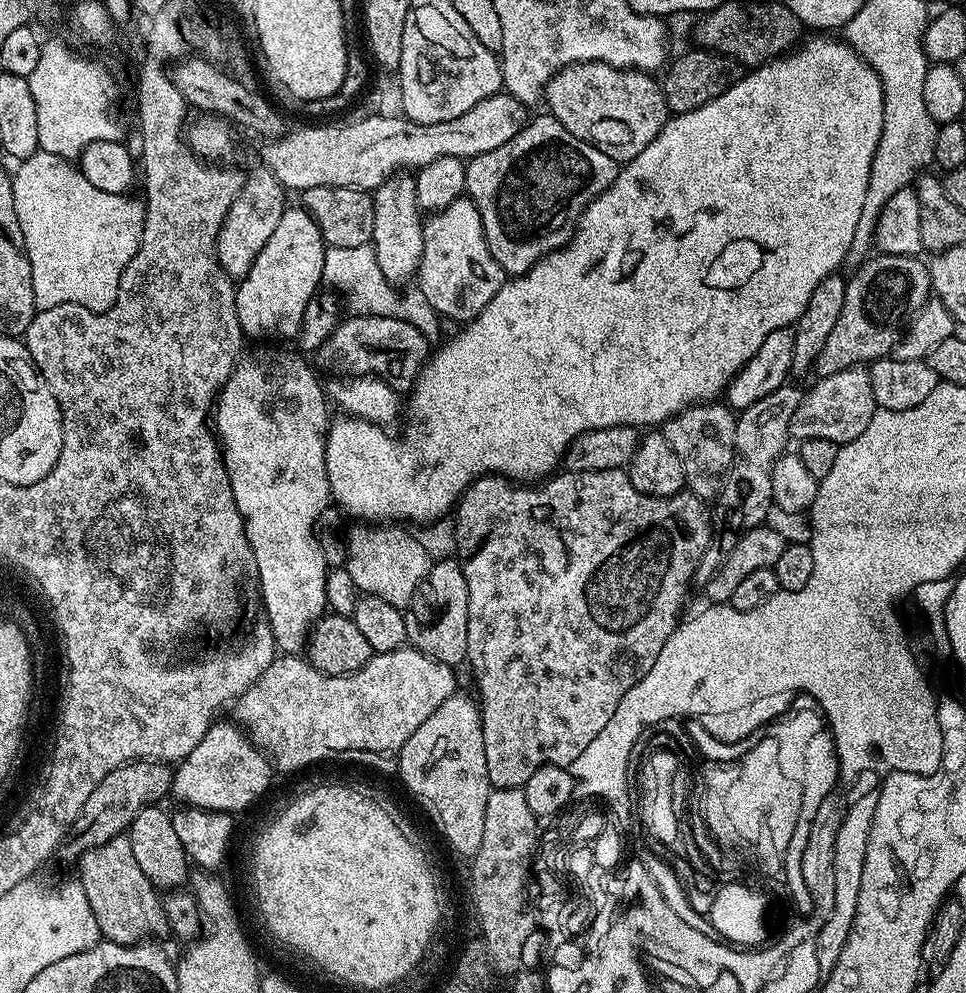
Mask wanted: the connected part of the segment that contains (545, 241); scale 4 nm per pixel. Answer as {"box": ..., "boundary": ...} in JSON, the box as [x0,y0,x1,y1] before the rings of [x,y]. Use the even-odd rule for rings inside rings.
{"box":[464,114,618,277],"boundary":[[[551,114],[543,115],[537,120],[529,119],[524,128],[518,130],[510,142],[498,146],[498,150],[486,150],[486,154],[478,154],[464,165],[467,199],[474,202],[482,218],[486,246],[494,262],[498,262],[500,269],[509,277],[524,275],[543,256],[561,247],[560,231],[571,220],[572,223],[579,221],[586,206],[611,186],[618,171],[618,162],[610,158],[610,154],[602,154],[602,150],[574,138],[574,134],[570,134],[570,130],[566,130],[566,126]]]}

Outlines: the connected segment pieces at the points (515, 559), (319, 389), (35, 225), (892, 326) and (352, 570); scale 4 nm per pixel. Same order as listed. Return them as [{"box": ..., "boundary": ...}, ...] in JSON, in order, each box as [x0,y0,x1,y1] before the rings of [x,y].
[{"box":[454,468,712,789],"boundary":[[[615,468],[589,472],[564,470],[545,479],[539,486],[521,486],[506,476],[495,474],[478,476],[460,497],[454,508],[455,514],[455,555],[462,561],[469,594],[466,664],[472,667],[472,676],[480,691],[478,707],[482,722],[482,746],[486,746],[486,774],[493,788],[523,789],[524,783],[530,774],[534,774],[534,770],[538,770],[538,766],[571,766],[574,758],[578,758],[578,754],[582,754],[582,750],[598,738],[606,722],[610,722],[614,710],[618,710],[618,702],[622,702],[624,695],[647,674],[650,666],[654,666],[658,654],[662,654],[662,646],[666,646],[670,634],[674,634],[681,623],[680,611],[684,608],[688,587],[693,587],[698,562],[712,541],[712,512],[705,501],[687,490],[678,491],[673,496],[648,496],[635,488],[624,468]]]},{"box":[214,346,332,654],"boundary":[[[256,346],[252,353],[245,355],[237,363],[235,370],[230,374],[230,378],[220,389],[214,405],[214,432],[222,445],[222,459],[224,468],[228,472],[228,480],[232,483],[234,492],[234,502],[236,509],[240,511],[240,517],[244,520],[244,537],[248,540],[251,563],[256,563],[256,576],[260,579],[260,596],[264,599],[264,612],[268,629],[274,634],[277,649],[284,654],[300,654],[305,651],[308,643],[308,634],[312,630],[313,624],[325,615],[328,608],[326,598],[326,578],[329,574],[329,566],[326,558],[320,549],[320,542],[316,535],[316,519],[326,511],[330,504],[332,491],[330,482],[326,474],[326,438],[328,437],[328,426],[330,415],[330,401],[326,395],[325,385],[320,384],[321,377],[314,371],[313,365],[308,364],[296,352],[291,352],[288,348],[276,348],[280,346]]]},{"box":[12,151,144,312],"boundary":[[[44,151],[35,152],[30,158],[19,161],[15,165],[14,175],[12,176],[12,197],[14,198],[14,221],[15,227],[20,227],[20,236],[24,239],[22,251],[32,263],[32,281],[34,282],[34,298],[36,299],[37,309],[58,306],[66,302],[74,302],[78,306],[86,306],[86,310],[91,312],[105,312],[118,298],[120,289],[120,279],[122,270],[134,258],[138,246],[142,242],[142,230],[144,229],[144,206],[139,199],[131,200],[128,194],[110,194],[106,190],[98,190],[98,186],[90,186],[88,179],[81,174],[79,167],[73,166],[67,159],[55,156]]]},{"box":[814,254,933,377],"boundary":[[[873,254],[865,260],[861,268],[847,277],[846,299],[842,302],[842,314],[838,314],[838,323],[834,331],[826,338],[826,346],[822,346],[822,354],[818,354],[814,369],[817,377],[838,374],[838,370],[871,365],[874,360],[883,360],[891,353],[892,348],[900,341],[912,317],[922,310],[922,306],[933,295],[932,275],[928,272],[928,264],[915,256],[885,256]]]},{"box":[344,522,433,610],"boundary":[[[356,522],[352,533],[347,533],[348,553],[344,569],[354,578],[354,586],[366,596],[377,596],[382,602],[401,610],[414,598],[414,590],[426,578],[433,559],[422,546],[419,535],[407,532],[407,527],[396,522]]]}]

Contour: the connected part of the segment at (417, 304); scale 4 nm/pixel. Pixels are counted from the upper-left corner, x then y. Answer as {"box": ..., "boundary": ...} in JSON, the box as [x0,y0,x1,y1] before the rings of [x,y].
{"box":[323,245,441,342],"boundary":[[[371,245],[366,247],[327,247],[324,251],[323,276],[323,281],[326,284],[329,283],[344,292],[349,306],[348,310],[353,315],[396,317],[399,320],[410,322],[429,342],[436,342],[441,339],[441,319],[436,311],[429,306],[428,302],[423,300],[423,297],[404,297],[397,293],[399,292],[397,287],[389,283],[385,275],[382,274],[381,267],[378,266],[377,256],[374,254]]]}

